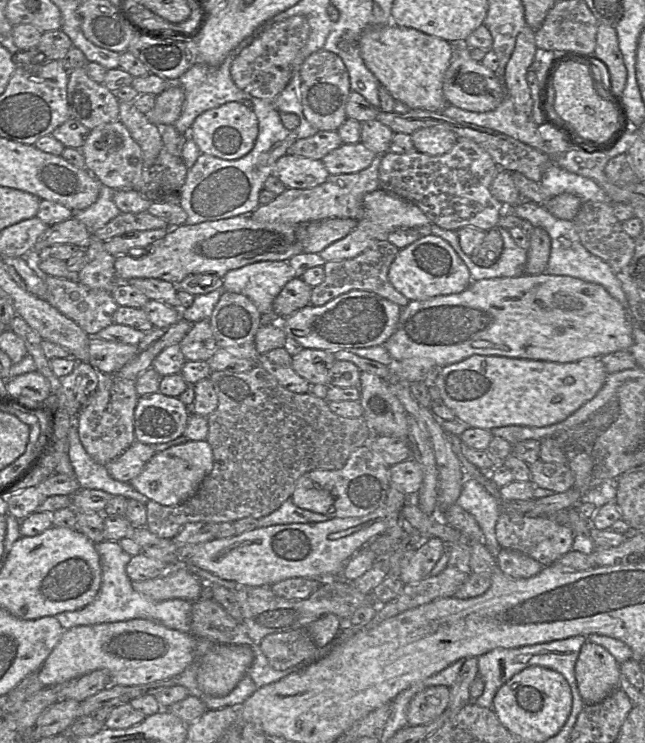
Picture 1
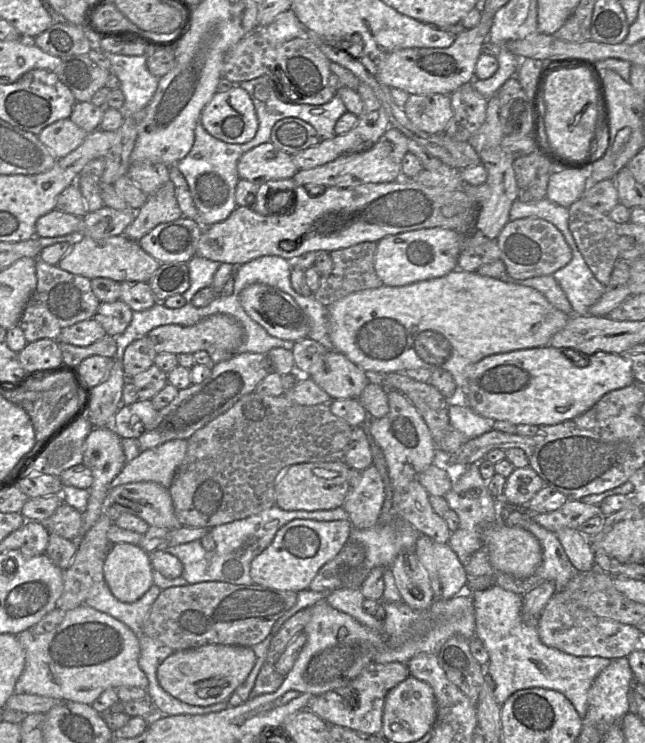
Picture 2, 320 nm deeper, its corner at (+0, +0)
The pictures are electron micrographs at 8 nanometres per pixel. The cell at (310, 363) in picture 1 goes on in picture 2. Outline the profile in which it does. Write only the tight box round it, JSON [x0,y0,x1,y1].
[310,350,370,400]

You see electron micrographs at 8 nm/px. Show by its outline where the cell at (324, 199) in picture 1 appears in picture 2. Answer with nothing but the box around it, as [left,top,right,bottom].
[292,126,408,195]

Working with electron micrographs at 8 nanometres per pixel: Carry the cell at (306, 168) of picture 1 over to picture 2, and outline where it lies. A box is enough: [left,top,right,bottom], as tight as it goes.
[237,141,298,186]

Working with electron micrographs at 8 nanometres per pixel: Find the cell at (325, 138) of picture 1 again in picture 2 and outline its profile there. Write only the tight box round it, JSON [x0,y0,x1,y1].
[270,117,322,156]

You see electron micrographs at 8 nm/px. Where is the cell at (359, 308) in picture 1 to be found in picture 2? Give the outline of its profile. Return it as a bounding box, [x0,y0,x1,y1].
[239,283,310,342]

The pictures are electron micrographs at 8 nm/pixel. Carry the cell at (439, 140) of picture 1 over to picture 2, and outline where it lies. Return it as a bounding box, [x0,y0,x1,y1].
[403,94,453,134]

